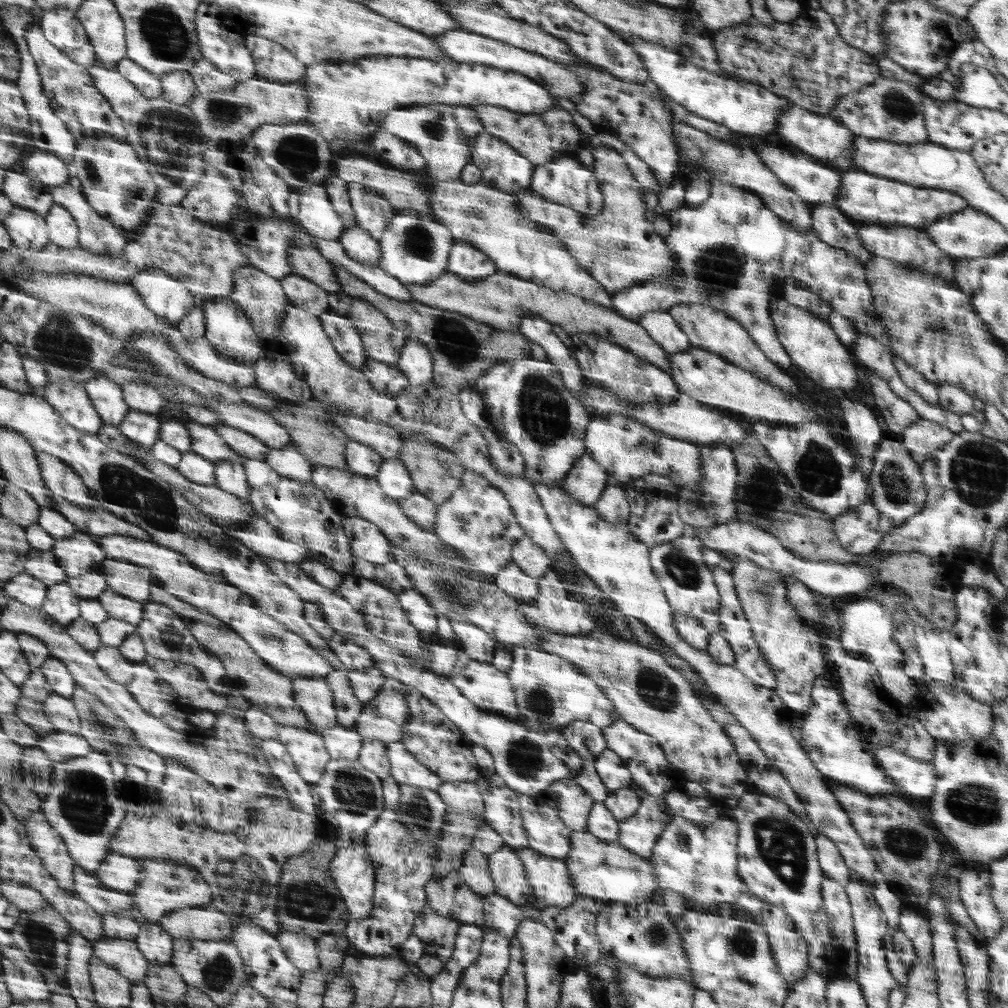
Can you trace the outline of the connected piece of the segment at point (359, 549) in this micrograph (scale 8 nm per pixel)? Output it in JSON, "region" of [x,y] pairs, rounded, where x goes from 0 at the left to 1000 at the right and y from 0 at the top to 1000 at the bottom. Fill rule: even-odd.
{"region":[[[342,508],[339,520],[351,553],[373,560],[384,559],[391,554],[388,539],[376,522],[361,514],[345,513]]]}

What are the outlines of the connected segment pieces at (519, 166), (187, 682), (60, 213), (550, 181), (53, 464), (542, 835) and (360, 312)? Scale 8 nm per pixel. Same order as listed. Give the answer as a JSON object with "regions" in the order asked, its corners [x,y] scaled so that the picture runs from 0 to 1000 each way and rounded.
{"regions":[[[[482,130],[471,139],[468,159],[477,169],[478,181],[504,190],[522,188],[530,171],[526,158]]],[[[147,649],[145,657],[153,661],[161,669],[161,673],[165,673],[179,687],[187,700],[194,700],[194,704],[226,704],[226,700],[234,700],[240,704],[248,702],[248,698],[240,690],[214,690],[208,677],[204,677],[202,673],[202,667],[198,667],[190,659],[159,655],[151,649]]],[[[56,201],[52,210],[46,216],[51,241],[65,247],[80,245],[80,226],[70,208]]],[[[552,157],[552,159],[548,159],[548,163],[536,165],[536,169],[532,169],[532,181],[528,181],[528,190],[536,192],[542,198],[556,200],[560,204],[567,204],[567,208],[575,208],[577,212],[587,212],[587,214],[595,212],[597,202],[599,202],[599,194],[595,190],[589,171],[583,169],[581,165],[577,165],[572,157],[571,159],[569,157]]],[[[37,447],[37,453],[42,461],[45,479],[51,488],[59,490],[73,500],[82,503],[98,505],[100,502],[93,487],[86,481],[82,471],[63,455],[42,447]]],[[[515,791],[515,800],[518,806],[519,819],[524,828],[526,841],[538,848],[560,853],[566,840],[567,824],[560,817],[560,814],[548,806],[534,806],[534,791]]],[[[341,290],[327,292],[327,308],[335,313],[348,316],[360,336],[360,343],[363,345],[363,351],[373,356],[375,359],[382,359],[388,362],[395,361],[395,355],[399,353],[400,343],[404,341],[401,329],[397,329],[396,324],[388,318],[379,309],[349,293]]]]}

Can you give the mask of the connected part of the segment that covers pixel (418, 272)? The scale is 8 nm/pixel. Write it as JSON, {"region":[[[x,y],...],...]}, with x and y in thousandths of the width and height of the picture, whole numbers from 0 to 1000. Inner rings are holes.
{"region":[[[403,206],[393,212],[387,226],[375,240],[380,248],[377,267],[402,283],[420,283],[429,281],[443,271],[447,248],[452,239],[447,227],[429,212]]]}

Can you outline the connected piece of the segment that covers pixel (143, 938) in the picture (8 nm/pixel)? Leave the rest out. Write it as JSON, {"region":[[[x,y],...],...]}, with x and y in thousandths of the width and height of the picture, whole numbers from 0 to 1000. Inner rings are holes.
{"region":[[[149,914],[142,918],[135,935],[151,955],[170,955],[174,945],[174,929],[160,917]]]}

